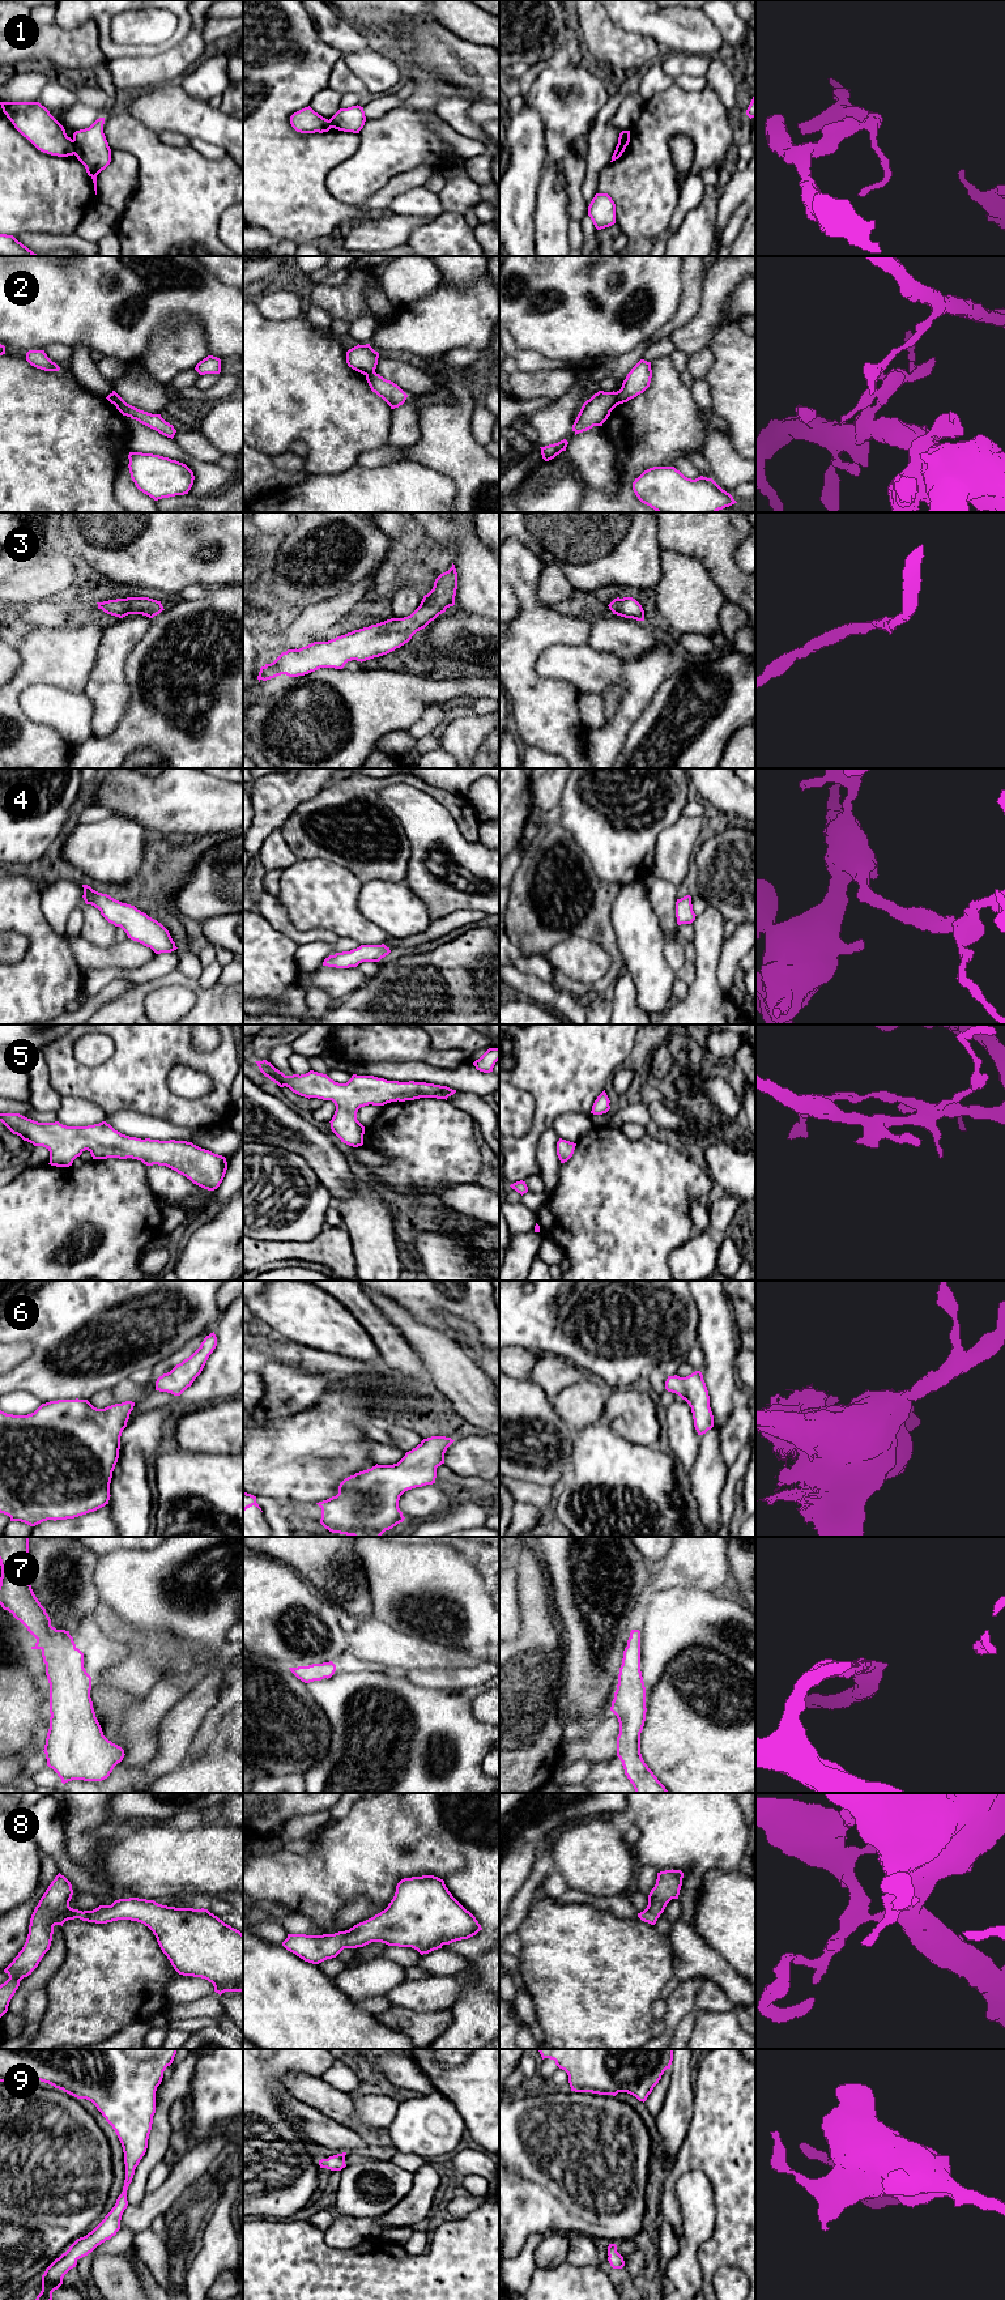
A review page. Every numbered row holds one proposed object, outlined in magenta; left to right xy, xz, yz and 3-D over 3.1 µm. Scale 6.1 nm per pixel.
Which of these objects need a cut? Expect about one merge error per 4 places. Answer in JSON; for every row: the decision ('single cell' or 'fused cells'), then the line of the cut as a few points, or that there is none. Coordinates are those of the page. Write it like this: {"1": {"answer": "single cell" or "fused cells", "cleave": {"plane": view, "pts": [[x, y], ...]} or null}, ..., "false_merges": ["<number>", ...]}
{"1": {"answer": "fused cells", "cleave": {"plane": "xy", "pts": [[72, 140], [75, 153]]}}, "2": {"answer": "fused cells", "cleave": {"plane": "yz", "pts": [[614, 392], [617, 404]]}}, "3": {"answer": "single cell", "cleave": null}, "4": {"answer": "single cell", "cleave": null}, "5": {"answer": "single cell", "cleave": null}, "6": {"answer": "single cell", "cleave": null}, "7": {"answer": "single cell", "cleave": null}, "8": {"answer": "single cell", "cleave": null}, "9": {"answer": "single cell", "cleave": null}, "false_merges": ["1", "2"]}

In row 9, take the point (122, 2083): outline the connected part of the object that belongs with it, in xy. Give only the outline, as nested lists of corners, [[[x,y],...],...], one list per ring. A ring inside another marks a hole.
[[[0,2049],[0,2082],[41,2080],[77,2099],[91,2101],[115,2130],[124,2152],[125,2180],[115,2206],[91,2232],[77,2239],[46,2269],[42,2291],[35,2300],[52,2300],[52,2292],[63,2284],[64,2275],[76,2267],[77,2261],[120,2229],[122,2215],[128,2206],[128,2186],[148,2148],[156,2113],[156,2091],[175,2054],[176,2049]]]

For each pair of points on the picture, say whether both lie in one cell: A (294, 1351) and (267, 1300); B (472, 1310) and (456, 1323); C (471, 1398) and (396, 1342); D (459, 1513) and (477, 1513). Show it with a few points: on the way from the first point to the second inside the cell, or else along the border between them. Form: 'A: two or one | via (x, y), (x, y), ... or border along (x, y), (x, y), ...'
A: two | border along (276, 1334), (318, 1347)
B: two | border along (438, 1314), (444, 1311), (469, 1321), (481, 1341)
C: two | border along (403, 1336), (418, 1354), (433, 1389)
D: one | via (463, 1513), (473, 1513)

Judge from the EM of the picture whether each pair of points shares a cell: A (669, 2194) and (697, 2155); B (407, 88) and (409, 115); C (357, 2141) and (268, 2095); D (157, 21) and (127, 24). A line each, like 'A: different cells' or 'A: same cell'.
A: same cell
B: different cells
C: different cells
D: same cell

